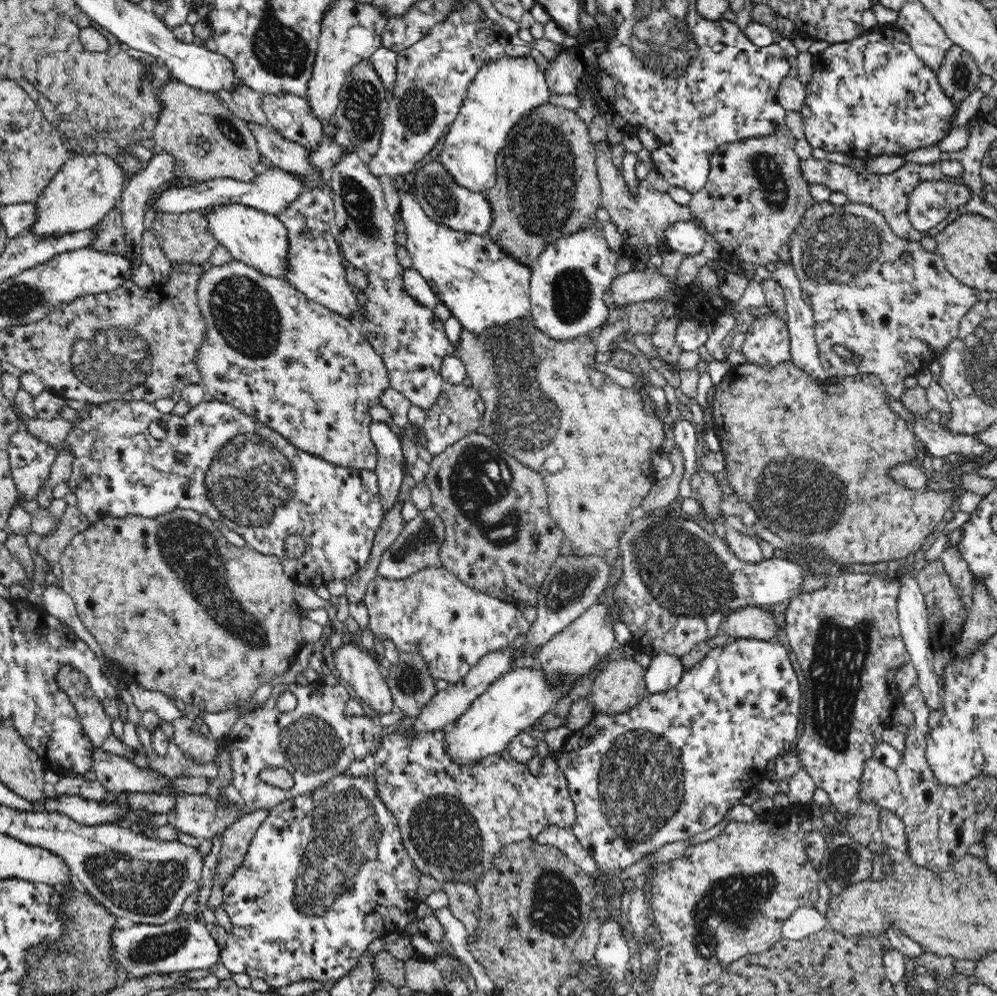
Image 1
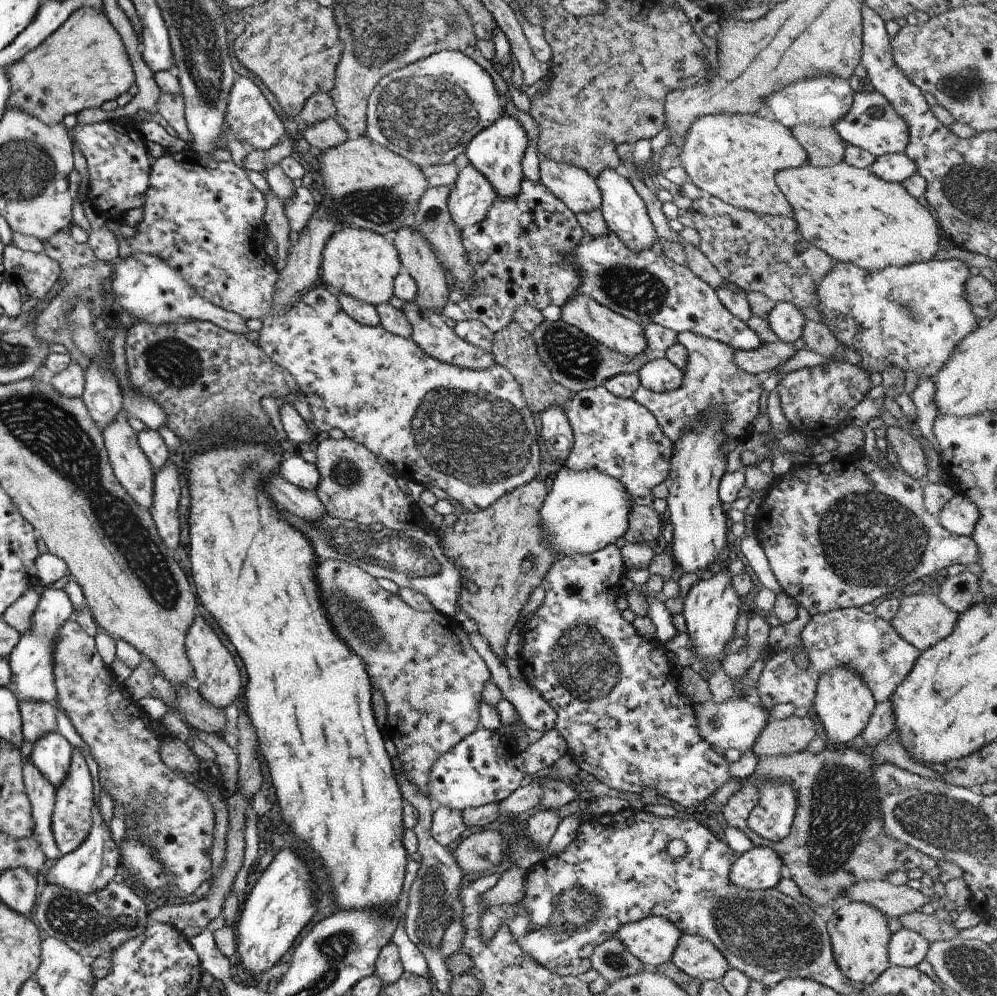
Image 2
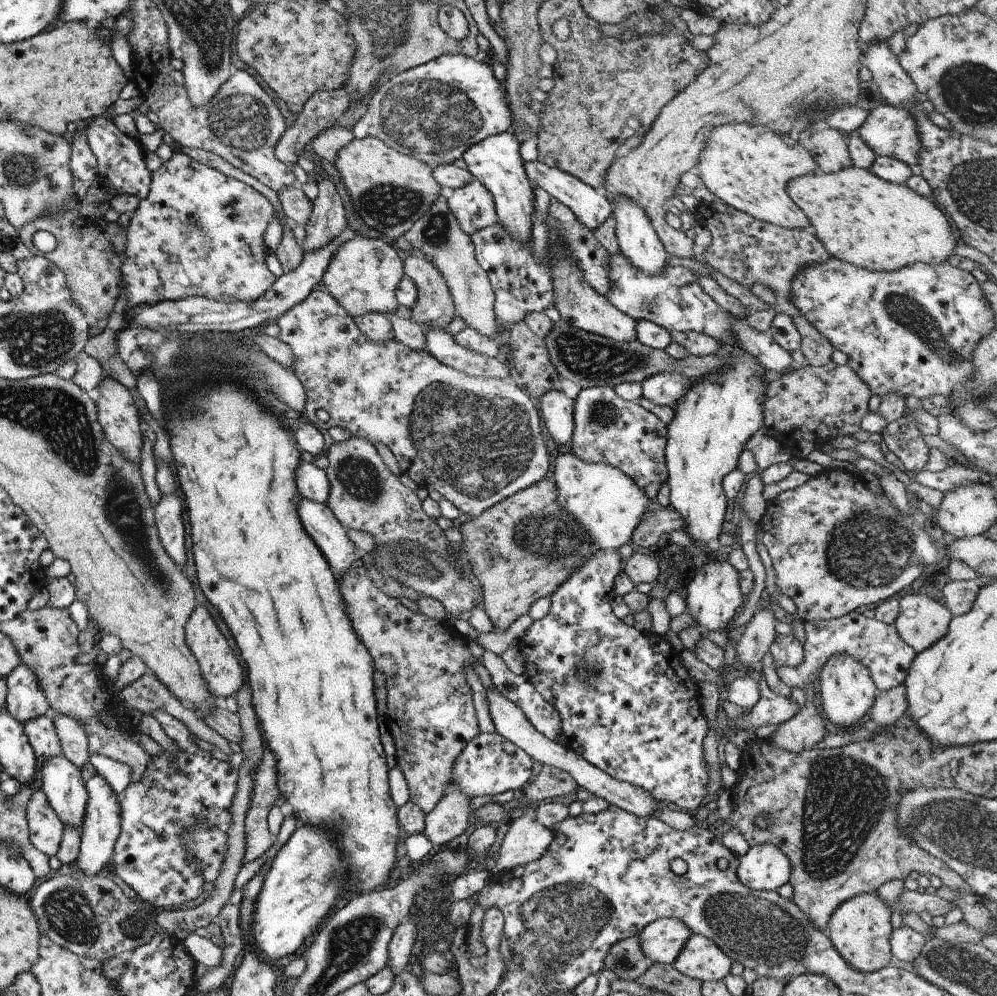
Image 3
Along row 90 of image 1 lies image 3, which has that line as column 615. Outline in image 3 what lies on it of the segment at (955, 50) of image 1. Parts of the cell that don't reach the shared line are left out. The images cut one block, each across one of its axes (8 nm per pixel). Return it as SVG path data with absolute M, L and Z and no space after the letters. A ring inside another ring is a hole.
M639 935L617 941L609 950L603 968L612 970L621 980L635 980L652 963L640 949Z

